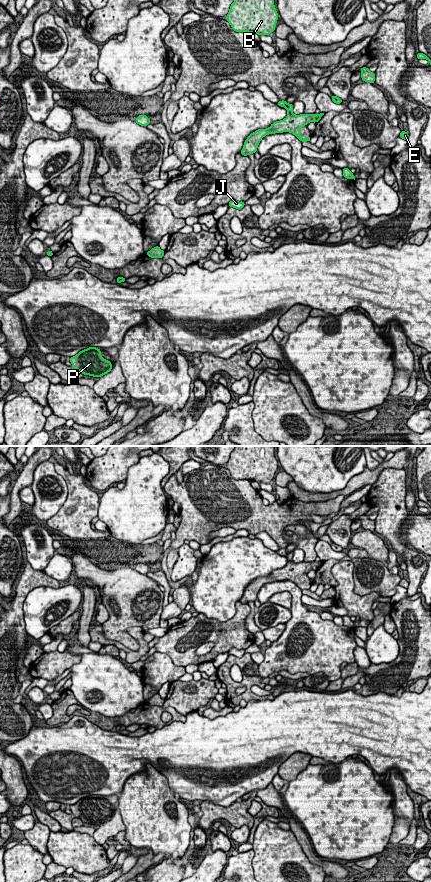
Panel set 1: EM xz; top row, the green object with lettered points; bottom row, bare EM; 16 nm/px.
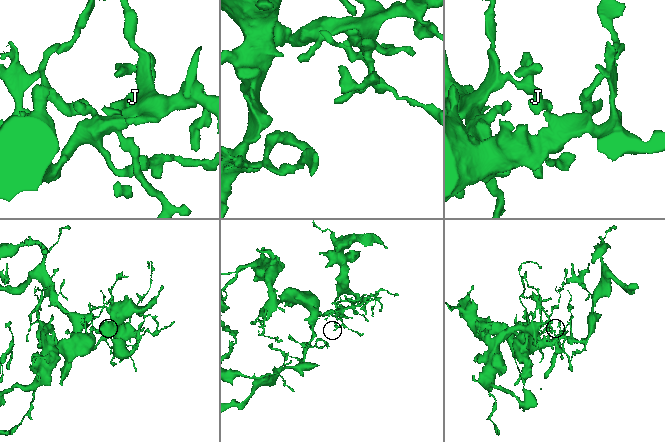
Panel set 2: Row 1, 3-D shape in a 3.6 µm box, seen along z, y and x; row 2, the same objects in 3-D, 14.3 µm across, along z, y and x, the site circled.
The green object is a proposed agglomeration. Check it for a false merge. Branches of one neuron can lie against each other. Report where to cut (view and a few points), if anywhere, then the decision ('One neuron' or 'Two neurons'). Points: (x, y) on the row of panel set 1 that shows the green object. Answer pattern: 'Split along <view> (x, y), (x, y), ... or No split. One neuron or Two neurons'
No split. One neuron

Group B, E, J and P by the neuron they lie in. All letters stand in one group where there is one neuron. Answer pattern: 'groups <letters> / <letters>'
groups B E J P

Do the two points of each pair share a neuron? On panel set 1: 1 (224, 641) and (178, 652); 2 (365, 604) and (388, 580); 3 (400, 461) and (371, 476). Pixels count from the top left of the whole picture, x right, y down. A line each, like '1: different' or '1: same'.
1: same
2: different
3: same

